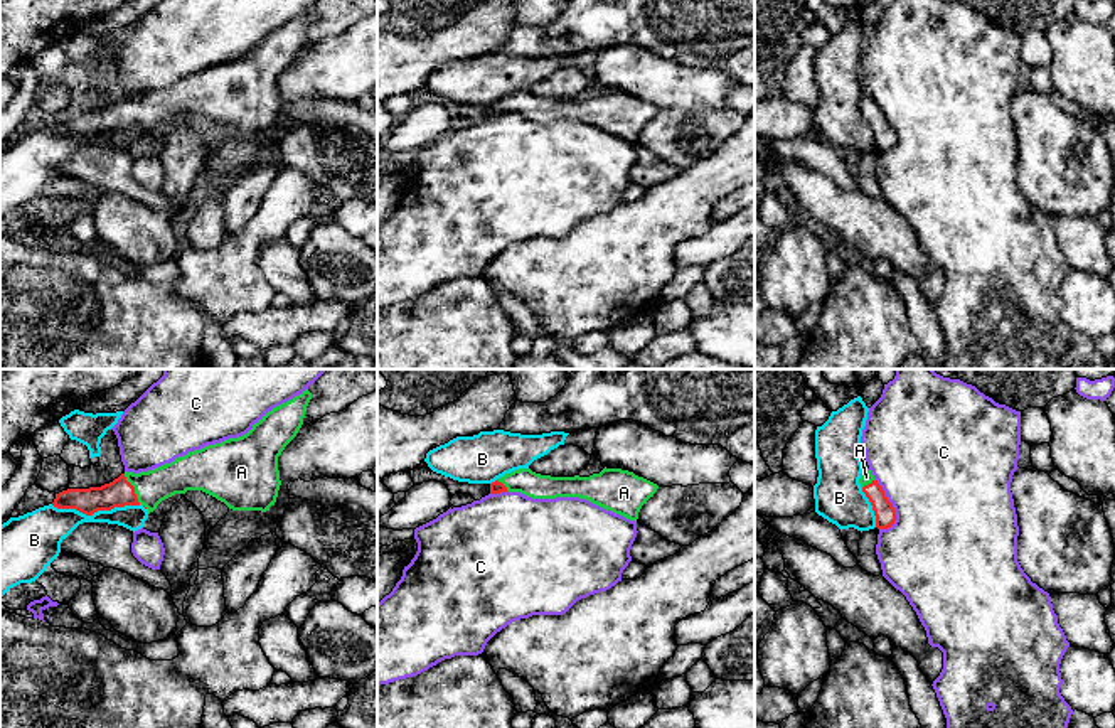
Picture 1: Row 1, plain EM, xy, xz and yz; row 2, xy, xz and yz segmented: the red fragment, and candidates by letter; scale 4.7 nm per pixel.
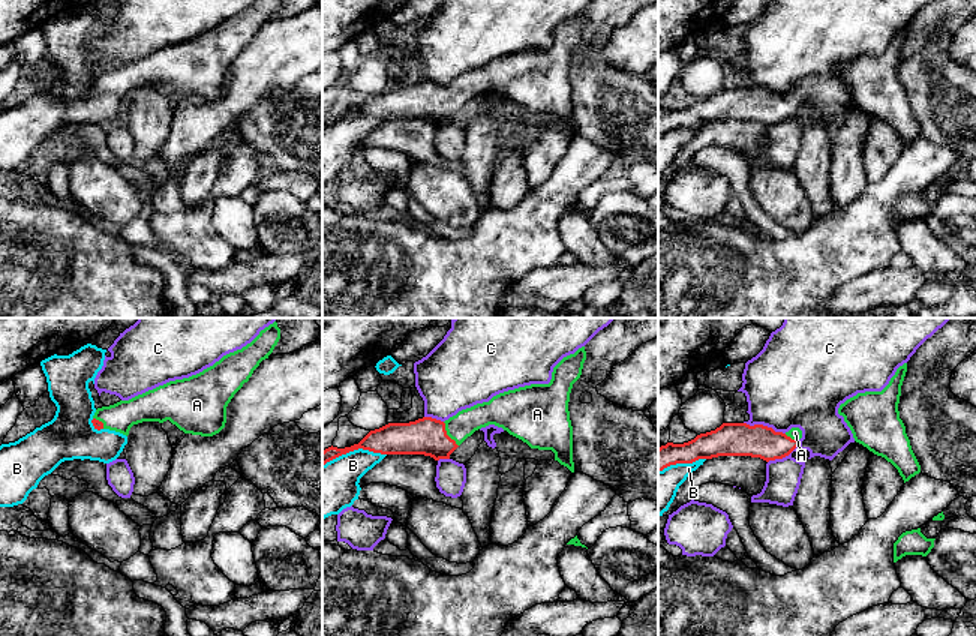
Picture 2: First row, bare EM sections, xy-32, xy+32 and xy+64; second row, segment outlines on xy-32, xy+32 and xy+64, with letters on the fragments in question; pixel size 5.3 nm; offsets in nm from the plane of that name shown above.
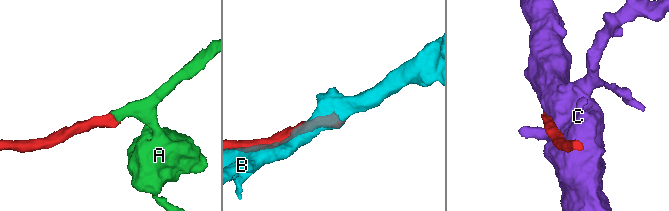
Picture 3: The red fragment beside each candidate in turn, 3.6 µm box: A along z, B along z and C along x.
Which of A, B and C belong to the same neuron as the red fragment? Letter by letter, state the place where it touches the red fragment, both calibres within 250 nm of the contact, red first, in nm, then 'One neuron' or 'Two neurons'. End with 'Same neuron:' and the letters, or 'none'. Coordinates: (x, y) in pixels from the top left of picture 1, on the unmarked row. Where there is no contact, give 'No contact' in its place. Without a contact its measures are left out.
A: Touches red at xy (133, 112). Thickness 140 nm (red) against 160 nm. One neuron
B: Touches red at xy (98, 132). Thickness 140 nm (red) against 180 nm. Two neurons
C: Touches red at yz (891, 127). Thickness 100 nm (red) against 500 nm. Two neurons
Same neuron: A

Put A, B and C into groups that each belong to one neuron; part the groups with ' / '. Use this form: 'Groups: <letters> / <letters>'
Groups: A / B / C

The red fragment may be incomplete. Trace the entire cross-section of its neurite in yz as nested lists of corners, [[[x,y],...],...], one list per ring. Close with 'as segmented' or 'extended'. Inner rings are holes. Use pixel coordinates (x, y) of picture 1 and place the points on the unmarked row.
[[[869,91],[862,93],[859,106],[872,128],[876,138],[876,150],[878,152],[891,150],[896,143],[896,133]]]; extended

